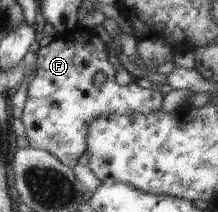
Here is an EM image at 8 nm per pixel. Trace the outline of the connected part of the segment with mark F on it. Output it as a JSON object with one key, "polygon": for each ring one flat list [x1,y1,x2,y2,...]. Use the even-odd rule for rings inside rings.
{"polygon":[[76,27,57,34,48,45,38,49,37,68,29,77,26,99,20,117,25,127,25,137,30,147,44,150,58,158,60,163,72,169,83,151,86,151,88,123,104,113,130,115,160,110,162,93,136,85,132,78,125,86,114,80,114,65,108,62,106,45,92,28],[103,73,104,82,96,87,94,76]]}

